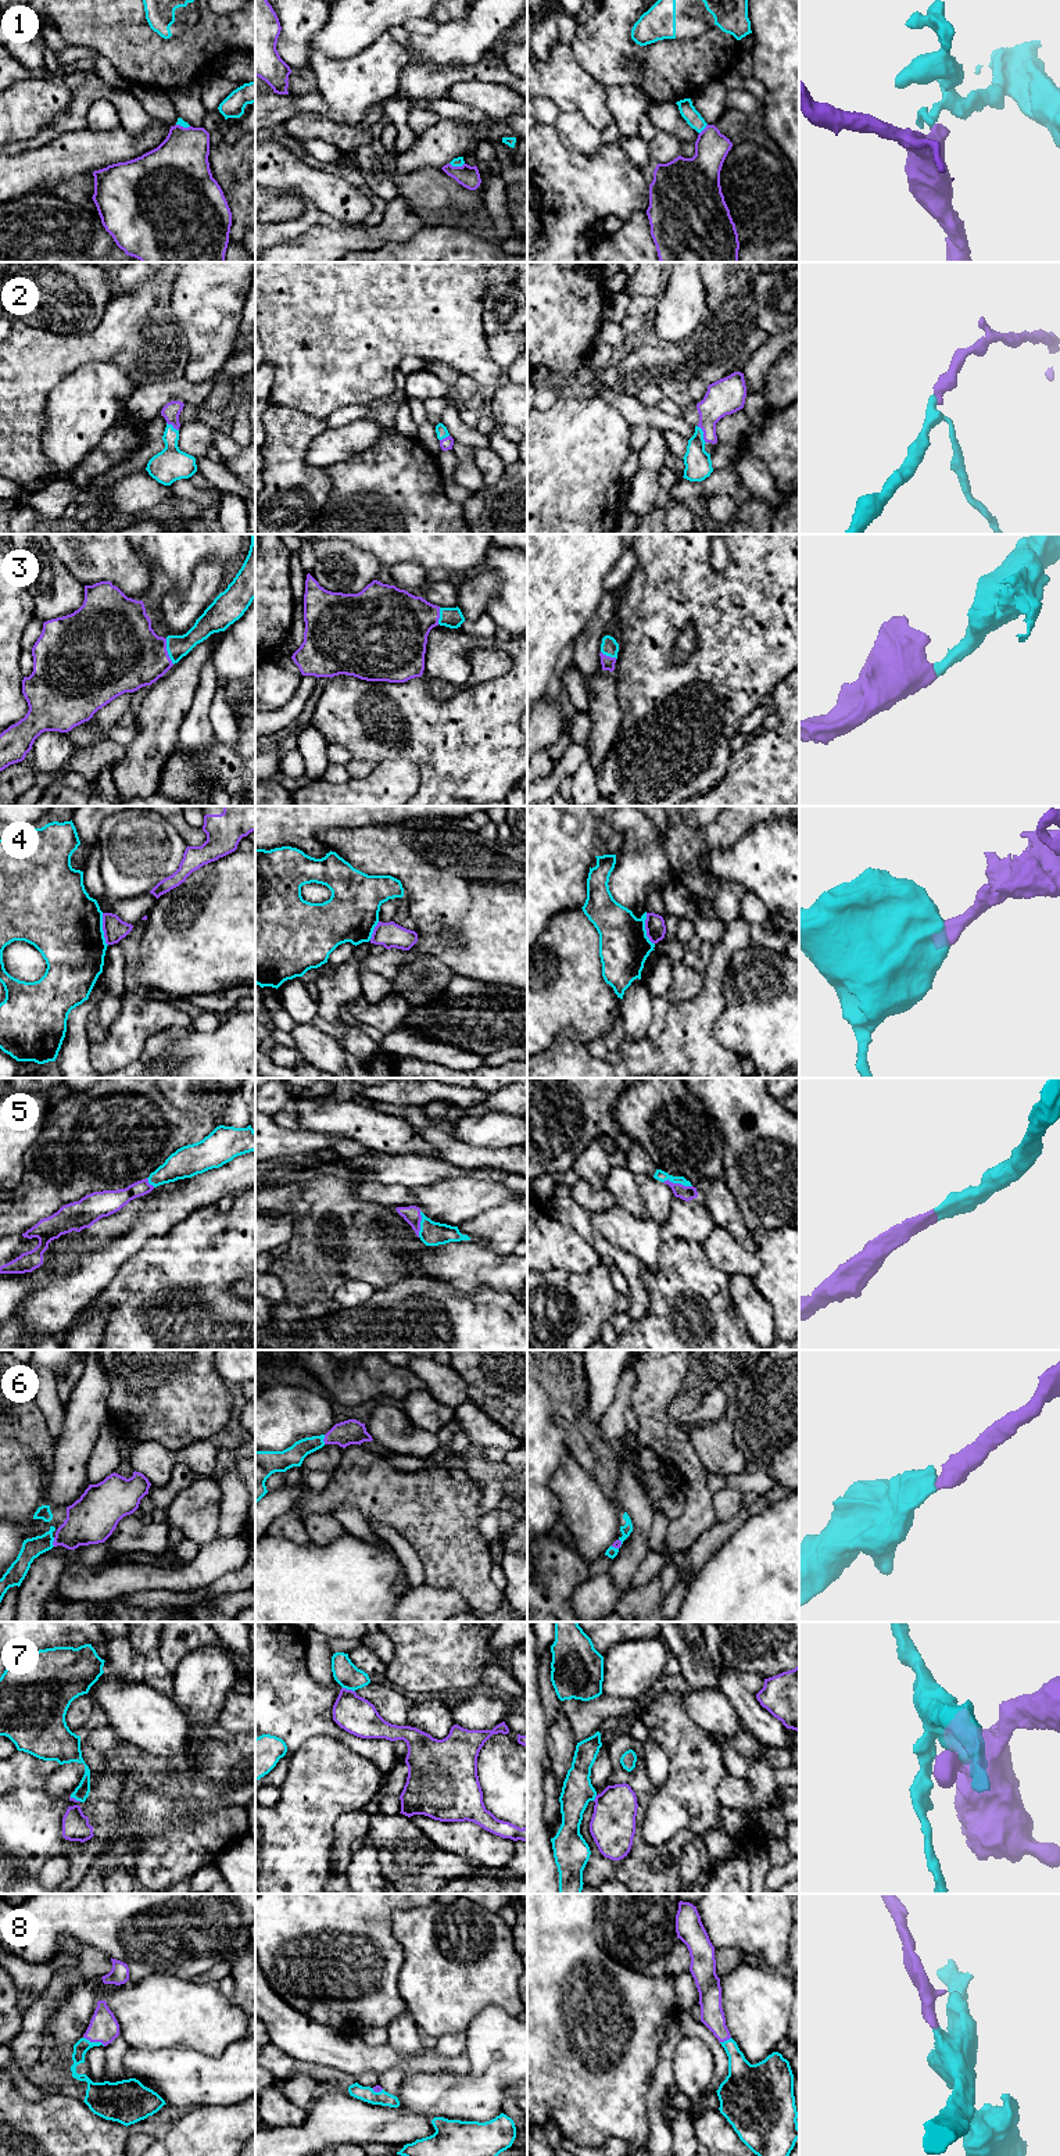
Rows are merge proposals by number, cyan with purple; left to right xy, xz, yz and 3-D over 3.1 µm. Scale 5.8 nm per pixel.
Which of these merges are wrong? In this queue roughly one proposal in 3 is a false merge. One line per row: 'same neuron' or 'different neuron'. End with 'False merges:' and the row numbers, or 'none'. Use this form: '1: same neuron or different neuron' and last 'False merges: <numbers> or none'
1: different neuron
2: same neuron
3: same neuron
4: different neuron
5: same neuron
6: same neuron
7: different neuron
8: same neuron
False merges: 1, 4, 7

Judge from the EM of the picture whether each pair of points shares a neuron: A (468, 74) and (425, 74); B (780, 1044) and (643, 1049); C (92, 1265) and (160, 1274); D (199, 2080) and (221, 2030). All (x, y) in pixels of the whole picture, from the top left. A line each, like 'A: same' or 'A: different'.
A: same
B: different
C: different
D: different

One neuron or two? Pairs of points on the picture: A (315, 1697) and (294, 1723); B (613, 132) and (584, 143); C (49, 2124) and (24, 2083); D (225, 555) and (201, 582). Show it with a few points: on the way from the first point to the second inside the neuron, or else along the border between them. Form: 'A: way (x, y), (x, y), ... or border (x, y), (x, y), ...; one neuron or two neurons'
A: way (308, 1704), (296, 1716); one neuron
B: border (600, 131), (602, 142); two neurons
C: border (14, 2083), (28, 2099), (49, 2094); two neurons
D: border (225, 570), (217, 562), (203, 562), (192, 582); two neurons

